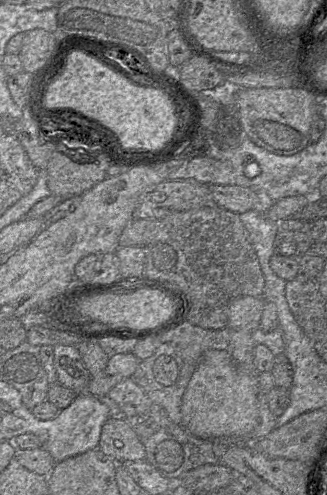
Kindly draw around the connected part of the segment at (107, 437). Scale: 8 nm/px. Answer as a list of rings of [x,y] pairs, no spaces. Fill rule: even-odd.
[[[110,417],[102,426],[98,449],[116,462],[146,459],[146,451],[125,417]]]

